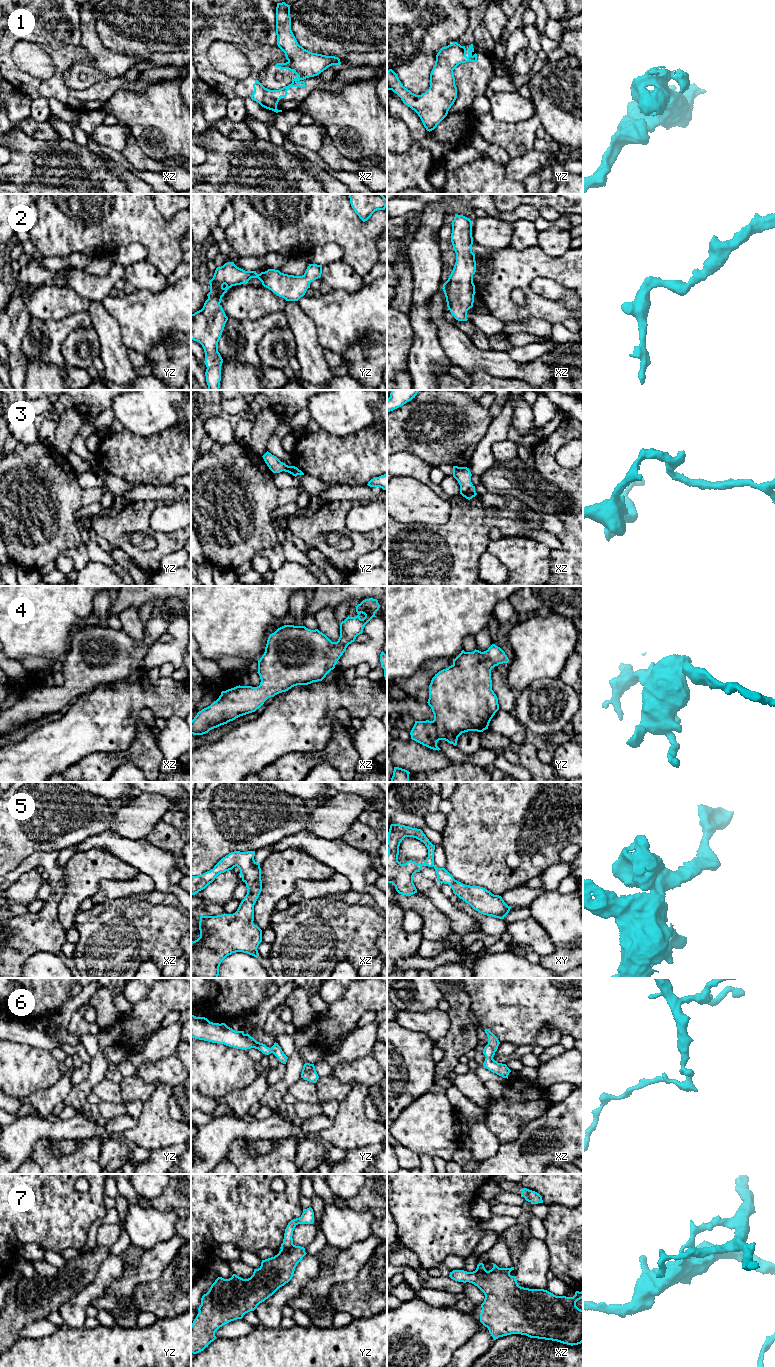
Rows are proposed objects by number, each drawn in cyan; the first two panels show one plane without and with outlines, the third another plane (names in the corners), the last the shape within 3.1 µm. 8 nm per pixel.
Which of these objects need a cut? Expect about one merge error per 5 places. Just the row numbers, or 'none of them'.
1, 7

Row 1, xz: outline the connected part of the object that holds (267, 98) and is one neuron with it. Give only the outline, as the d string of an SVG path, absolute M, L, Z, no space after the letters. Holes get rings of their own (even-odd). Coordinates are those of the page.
M258 80L253 84L254 92L251 99L259 103L262 107L272 110L276 113L282 112L277 109L277 104L282 97L286 97L288 89L292 87L305 87L305 82L292 82L279 90L270 90L265 88Z

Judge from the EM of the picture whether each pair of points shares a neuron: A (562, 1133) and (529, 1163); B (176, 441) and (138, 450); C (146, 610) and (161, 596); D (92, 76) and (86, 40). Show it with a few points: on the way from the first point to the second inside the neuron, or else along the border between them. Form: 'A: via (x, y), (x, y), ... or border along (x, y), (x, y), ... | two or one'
A: via (552, 1138), (545, 1139), (534, 1153) | one
B: via (167, 450), (147, 450) | one
C: border along (159, 603), (151, 600), (139, 608) | two
D: via (98, 67), (98, 52), (95, 49) | one

